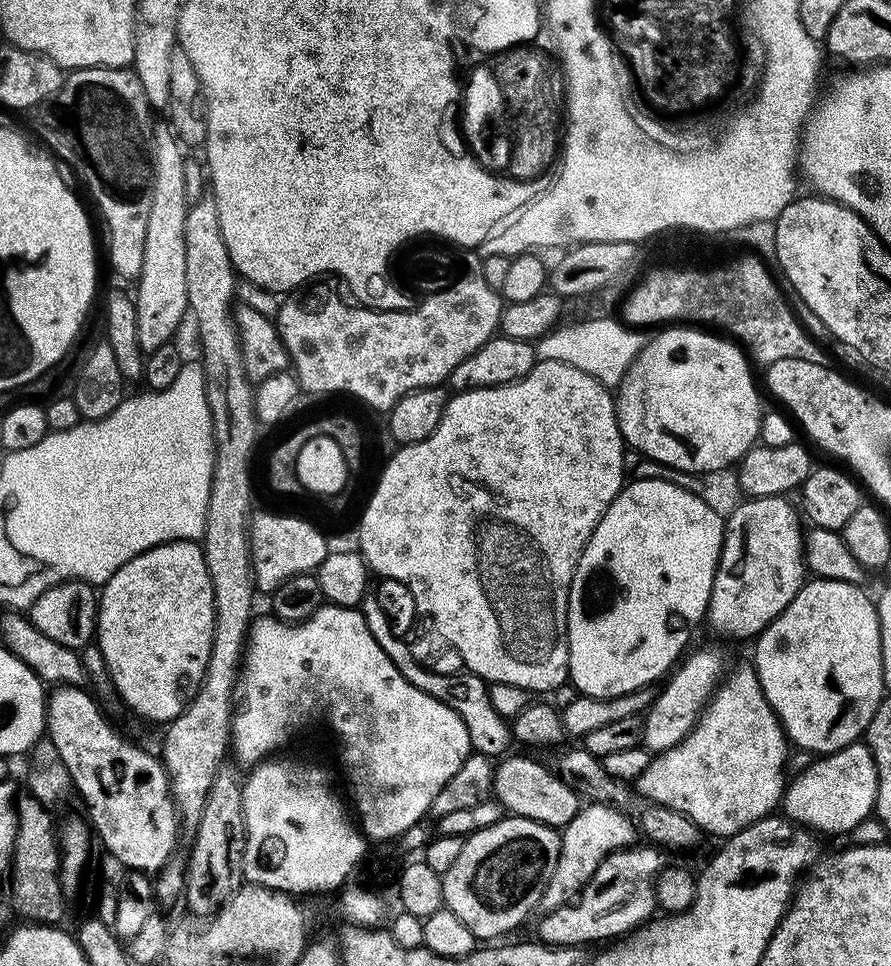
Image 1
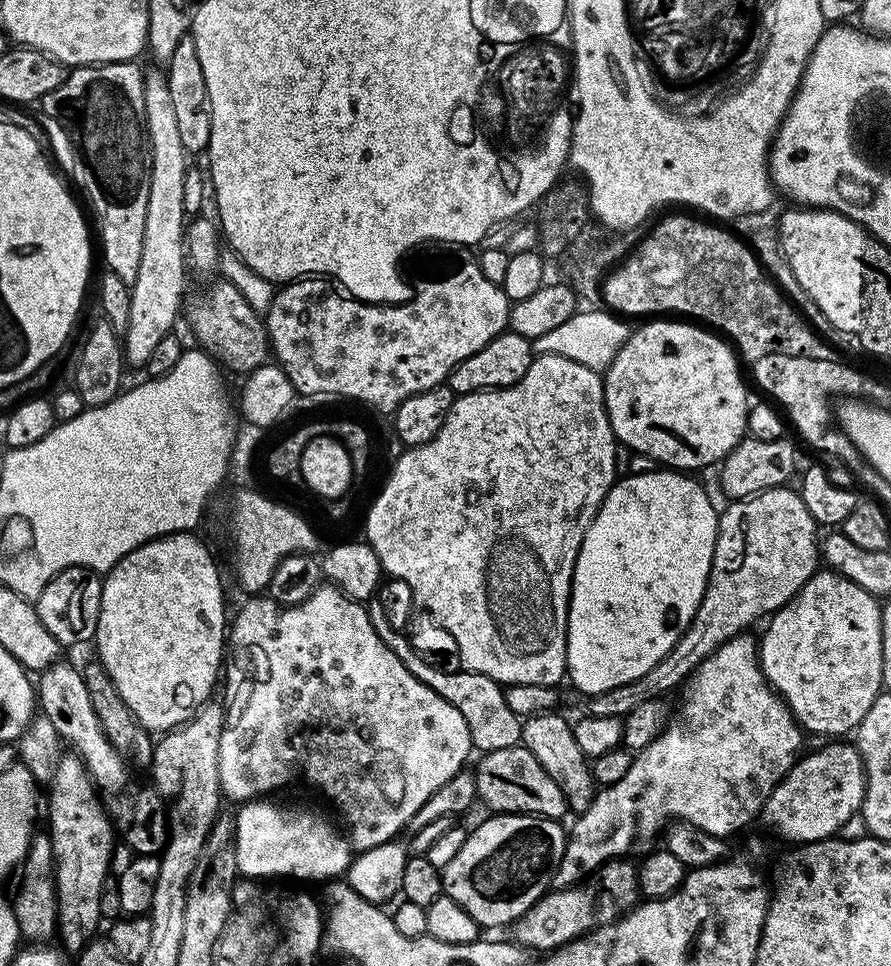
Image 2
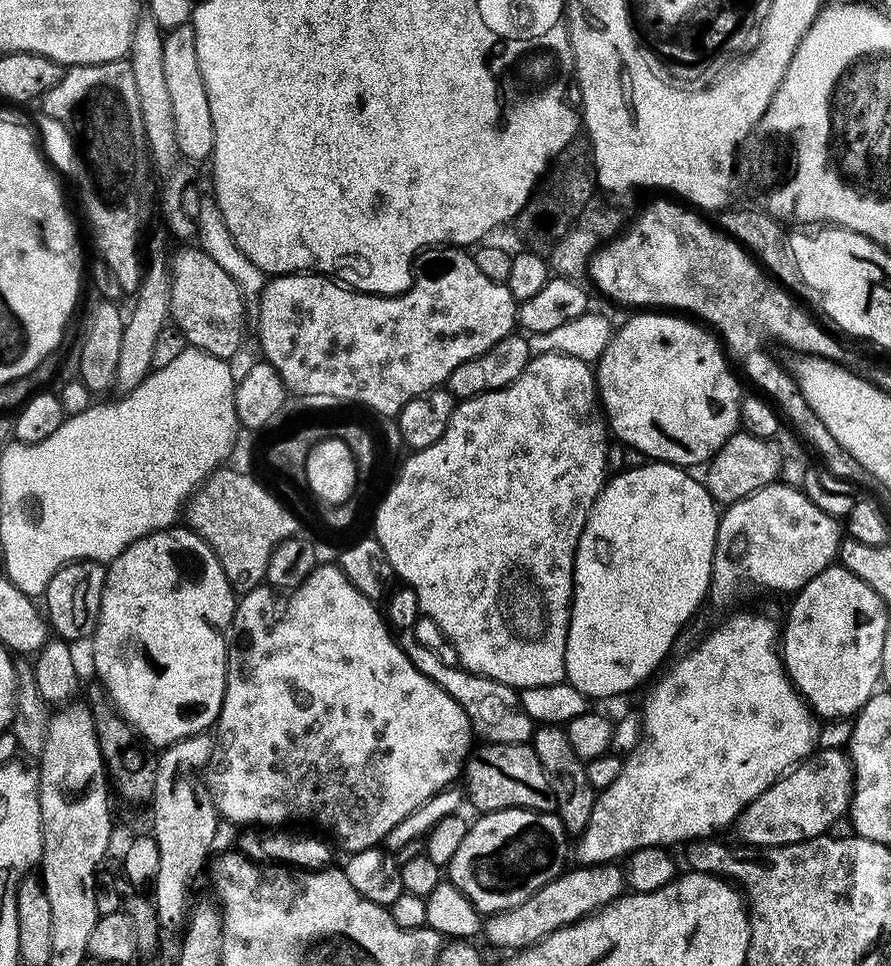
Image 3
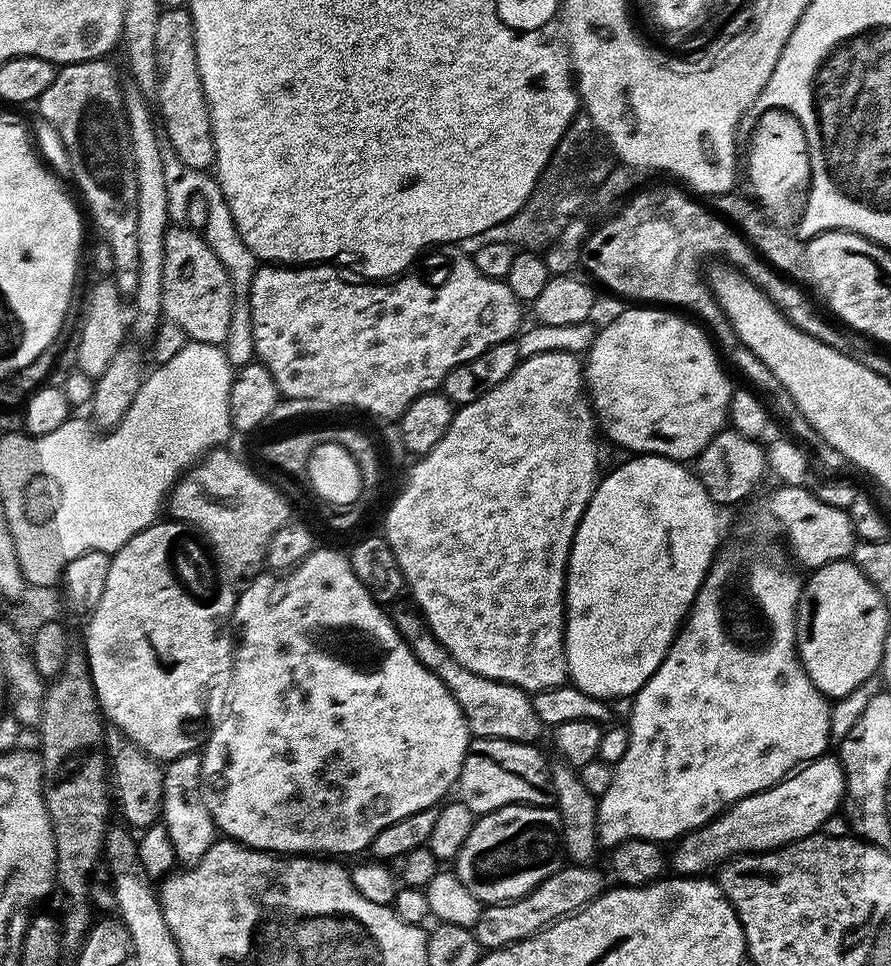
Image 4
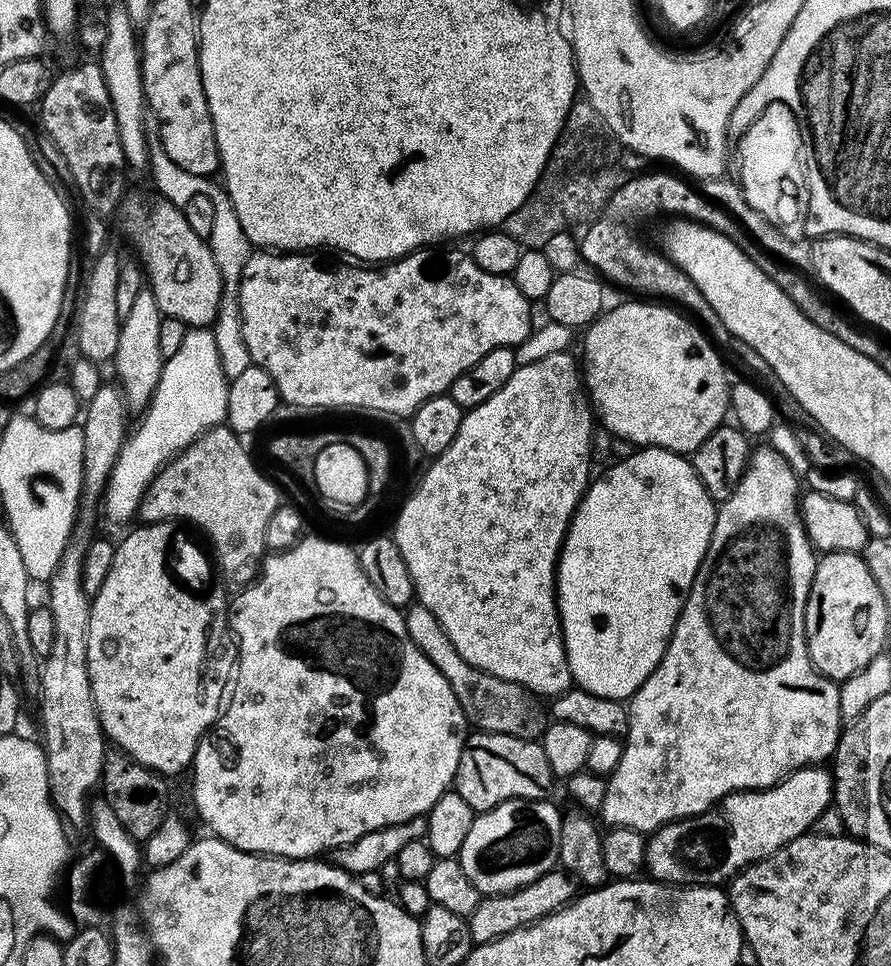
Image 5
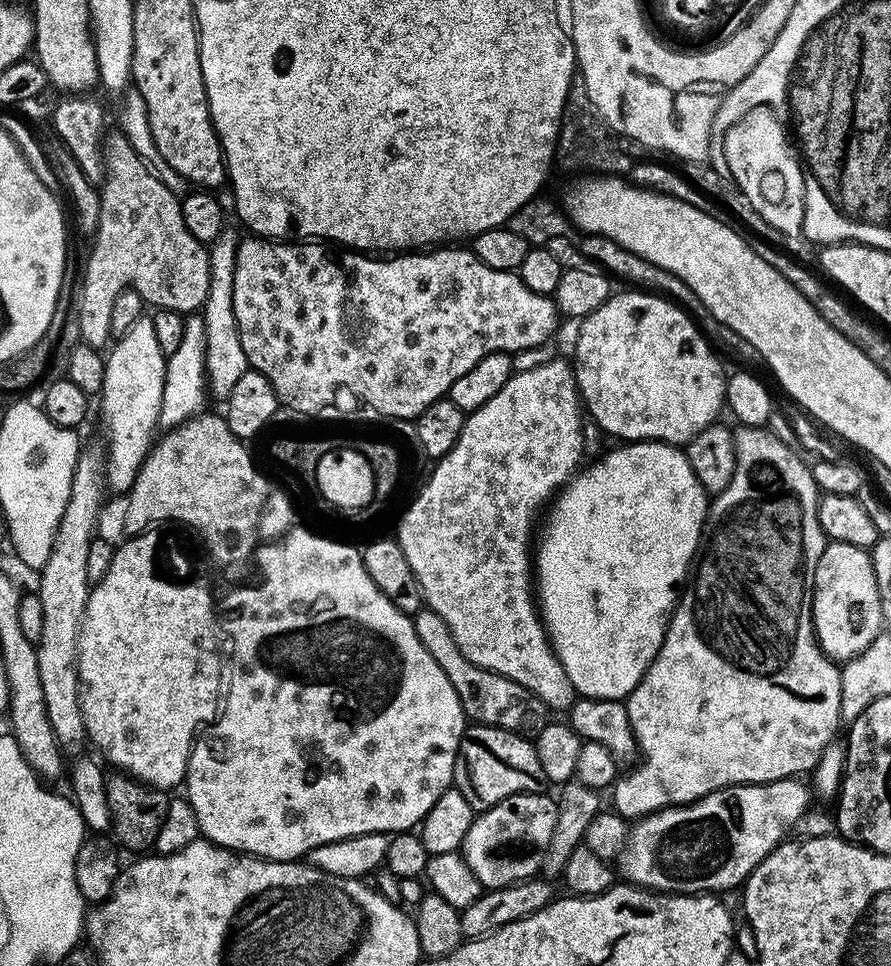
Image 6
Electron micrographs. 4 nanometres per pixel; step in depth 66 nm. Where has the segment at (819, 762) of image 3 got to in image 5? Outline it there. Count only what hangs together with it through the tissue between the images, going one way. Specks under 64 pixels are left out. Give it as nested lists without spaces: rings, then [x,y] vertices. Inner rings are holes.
[[[809,766],[792,772],[771,788],[731,792],[702,814],[663,824],[647,837],[643,867],[661,884],[720,886],[741,868],[765,860],[808,828],[833,803],[831,771]]]

